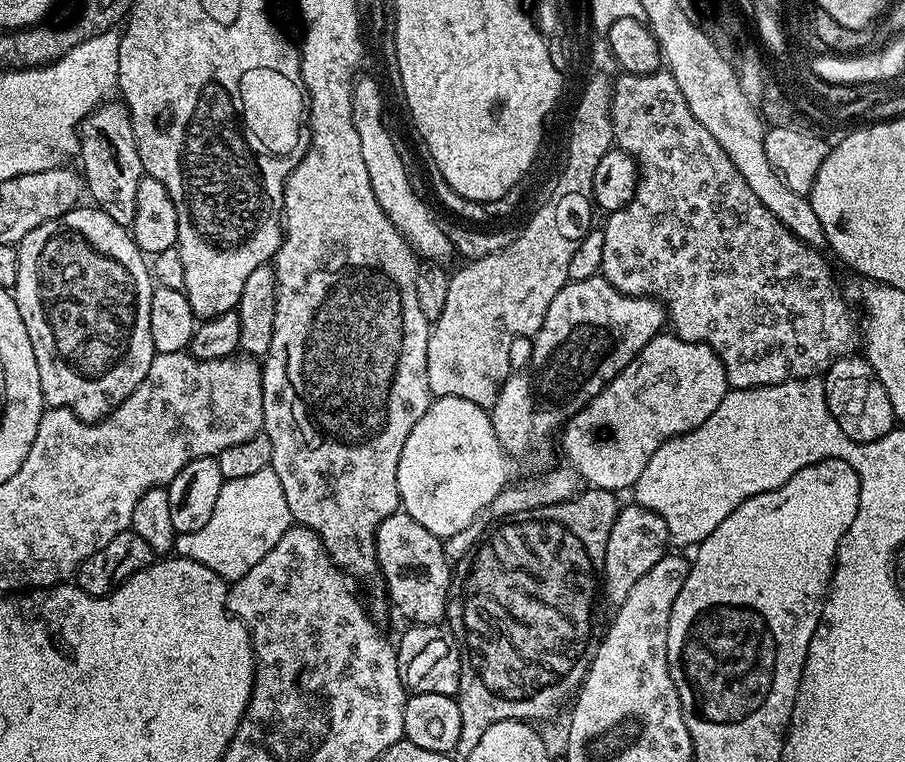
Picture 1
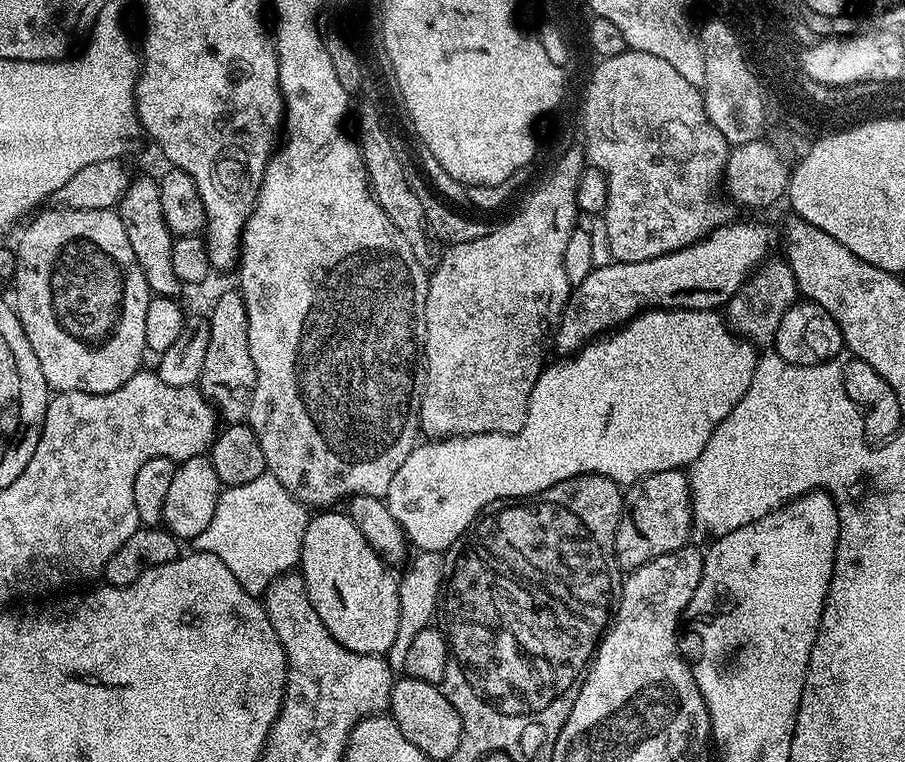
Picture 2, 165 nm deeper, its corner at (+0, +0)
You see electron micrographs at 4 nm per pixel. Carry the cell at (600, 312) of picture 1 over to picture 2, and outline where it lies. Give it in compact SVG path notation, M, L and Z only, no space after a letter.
M744 220L741 224L729 222L720 228L713 228L703 240L696 240L690 246L662 254L658 258L648 258L646 262L609 262L593 268L582 282L571 289L568 304L564 307L558 327L554 332L554 348L560 354L580 351L593 338L603 337L613 330L633 320L639 312L649 308L681 308L682 310L720 310L731 300L732 295L744 285L750 273L759 268L773 255L772 243L778 236L764 224L756 220Z

